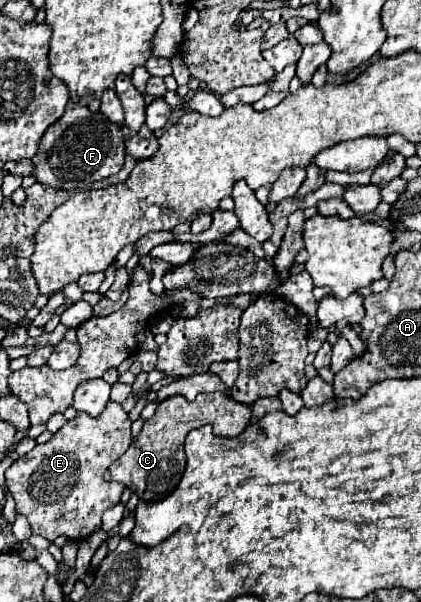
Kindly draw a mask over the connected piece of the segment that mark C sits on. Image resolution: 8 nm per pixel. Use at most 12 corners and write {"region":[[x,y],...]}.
{"region":[[220,392],[162,400],[110,478],[146,502],[182,478],[190,430],[234,438],[248,406]]}

